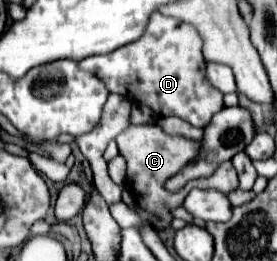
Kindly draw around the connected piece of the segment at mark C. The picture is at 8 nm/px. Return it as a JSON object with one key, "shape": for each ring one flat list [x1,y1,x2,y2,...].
{"shape":[[131,125,129,129,125,129,123,133,117,135,119,155,125,157,125,161,127,161,127,187,133,193,137,207,153,215,151,223,153,223,155,229,169,227,171,209,181,207,185,195,193,187,201,187,201,189,213,187,213,189,219,189,223,193,231,193,231,191,235,191,239,187,237,172,232,162,226,161,219,166,220,173,219,169,217,169,211,177,189,181,177,193,167,191,165,181,169,177,173,177,177,171,181,171,181,155,187,155,187,143,197,143,197,141,189,141,185,137,179,137,179,135,167,135,167,133,163,133,163,129,159,125]]}

